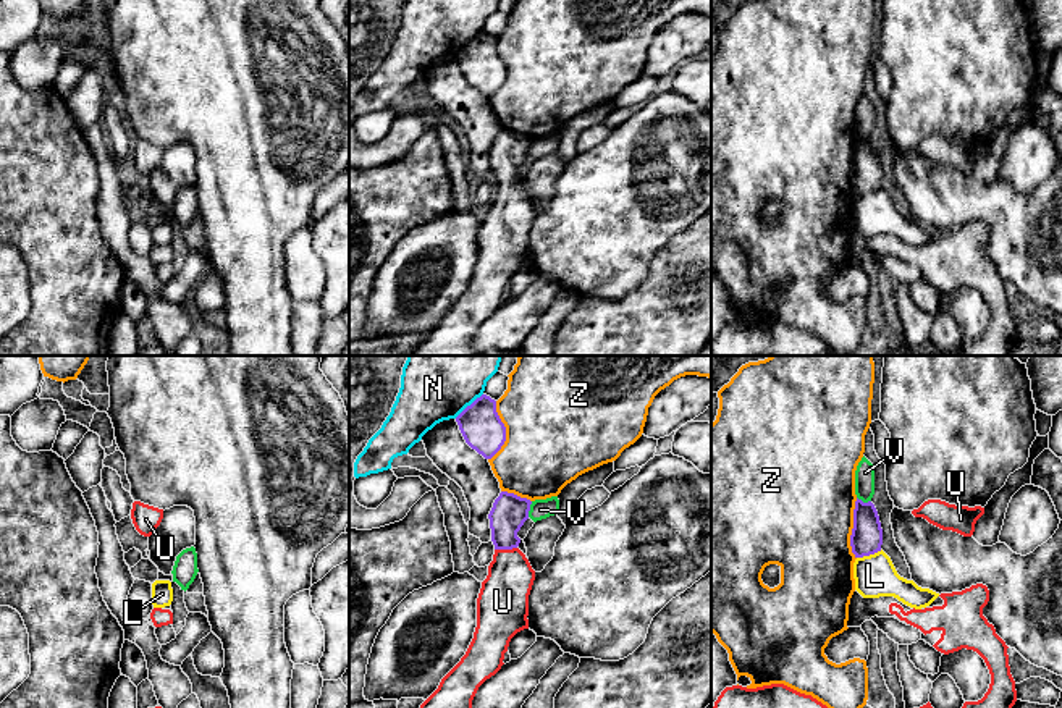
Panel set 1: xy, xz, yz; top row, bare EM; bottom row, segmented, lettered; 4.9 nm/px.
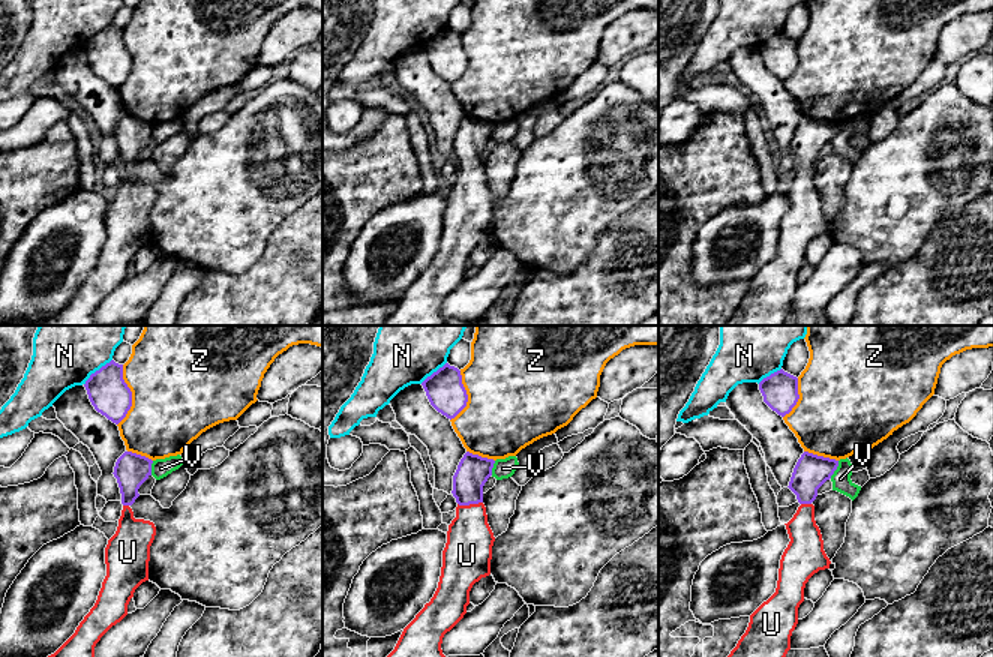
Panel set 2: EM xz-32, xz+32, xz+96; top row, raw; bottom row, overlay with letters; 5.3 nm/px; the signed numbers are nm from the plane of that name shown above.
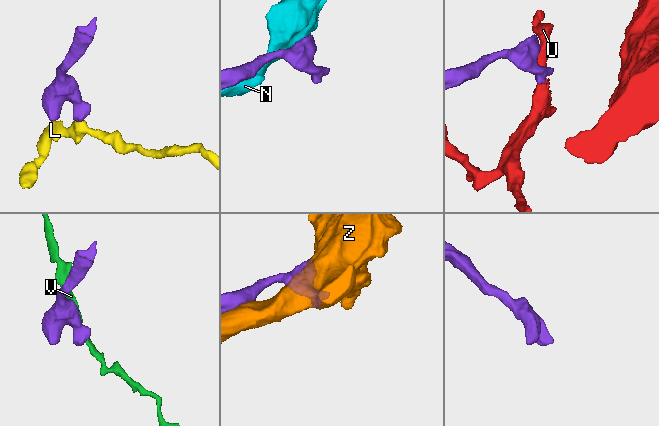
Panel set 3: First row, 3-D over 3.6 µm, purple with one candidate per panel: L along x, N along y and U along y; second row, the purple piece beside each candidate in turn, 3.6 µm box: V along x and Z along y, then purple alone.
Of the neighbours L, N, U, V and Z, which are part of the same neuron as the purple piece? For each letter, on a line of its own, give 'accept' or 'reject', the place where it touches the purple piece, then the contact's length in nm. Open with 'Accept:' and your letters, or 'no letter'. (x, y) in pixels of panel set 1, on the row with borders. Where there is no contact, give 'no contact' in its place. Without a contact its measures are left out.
Accept: U
L: reject | yz (868, 555) | 130 nm
N: reject | xz (467, 406) | 190 nm
U: accept | xz (505, 548) | 110 nm
V: reject | xz (529, 509) | 80 nm
Z: reject | xz (505, 430) | 300 nm

